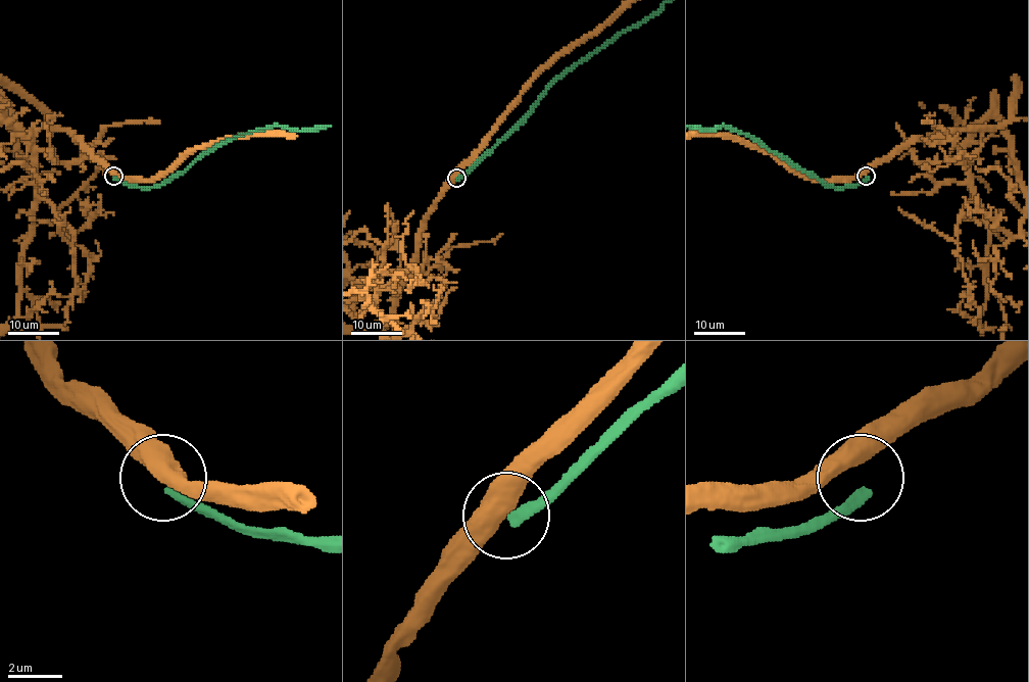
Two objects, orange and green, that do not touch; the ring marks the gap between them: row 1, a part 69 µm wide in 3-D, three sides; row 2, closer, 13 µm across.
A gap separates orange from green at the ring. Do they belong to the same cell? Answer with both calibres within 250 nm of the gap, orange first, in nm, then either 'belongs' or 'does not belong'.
500/320 nm | does not belong

